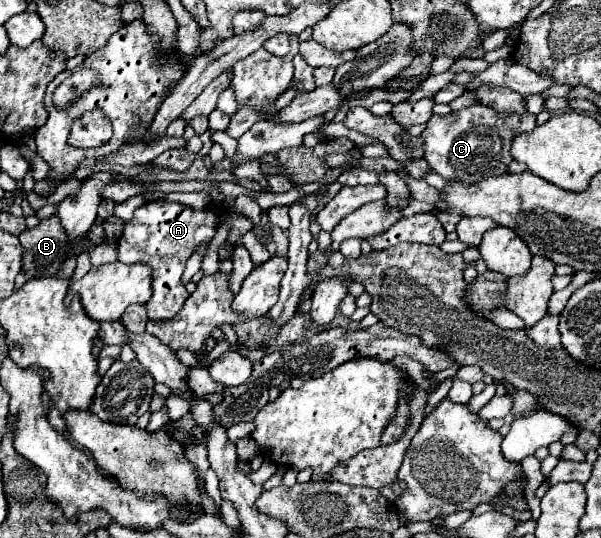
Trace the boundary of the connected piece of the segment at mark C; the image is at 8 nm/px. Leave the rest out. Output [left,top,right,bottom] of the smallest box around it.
[421,104,535,184]

